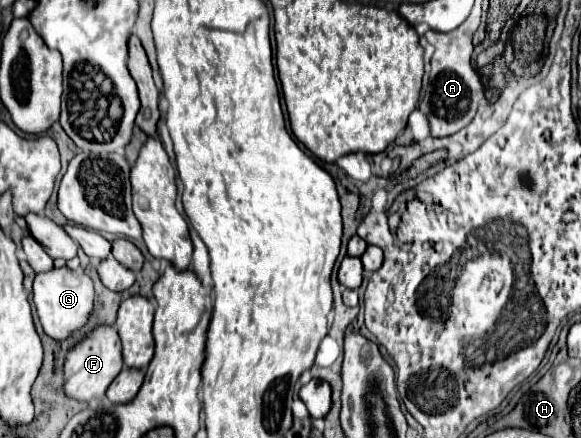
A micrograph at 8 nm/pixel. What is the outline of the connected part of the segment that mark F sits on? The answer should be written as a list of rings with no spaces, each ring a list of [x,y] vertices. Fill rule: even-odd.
[[[100,326],[82,344],[68,352],[64,364],[64,390],[68,396],[80,402],[90,402],[92,398],[106,394],[106,388],[118,376],[122,366],[124,362],[118,332],[112,326]]]

